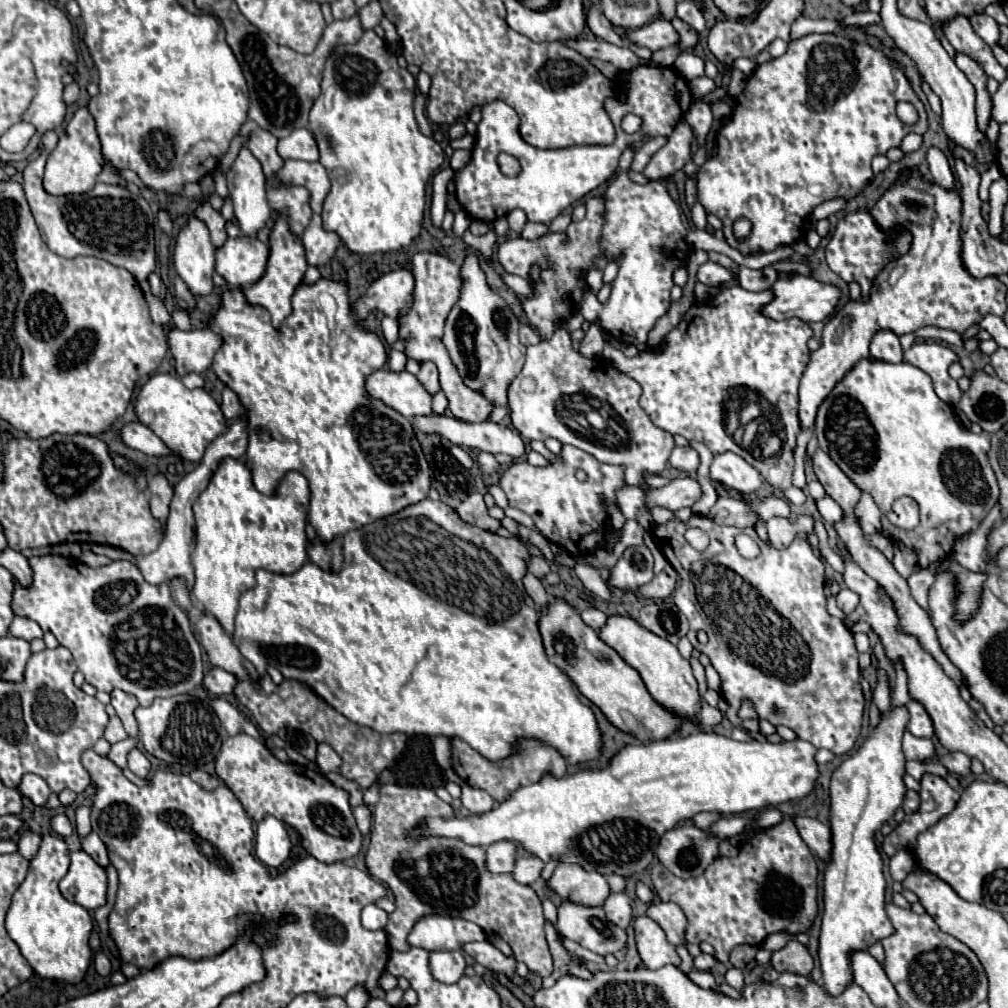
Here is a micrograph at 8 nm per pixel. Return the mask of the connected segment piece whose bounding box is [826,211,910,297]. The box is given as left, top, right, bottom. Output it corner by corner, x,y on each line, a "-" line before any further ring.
856,211
844,215
844,219
838,221
836,231
826,247
826,261
832,271
836,271
844,281
858,281
862,287
862,297
868,295
874,277
878,271
890,261
902,255
902,251
908,251
910,247
910,235
902,233
896,239
886,239
882,231
878,231
874,219
870,219
868,211

